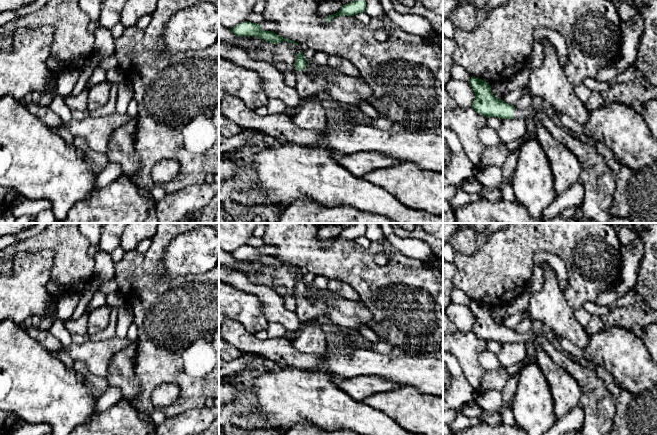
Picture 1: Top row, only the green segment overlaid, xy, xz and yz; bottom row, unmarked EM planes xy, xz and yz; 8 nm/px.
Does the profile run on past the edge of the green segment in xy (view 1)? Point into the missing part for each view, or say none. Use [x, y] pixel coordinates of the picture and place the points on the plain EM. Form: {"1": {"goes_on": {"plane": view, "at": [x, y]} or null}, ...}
{"1": {"goes_on": null}}

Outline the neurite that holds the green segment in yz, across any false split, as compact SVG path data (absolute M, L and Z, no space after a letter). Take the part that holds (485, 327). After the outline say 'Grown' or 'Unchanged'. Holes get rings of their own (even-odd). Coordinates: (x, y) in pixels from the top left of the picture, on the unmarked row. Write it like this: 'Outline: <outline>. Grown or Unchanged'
Outline: M472 300L469 308L475 317L472 332L477 337L487 342L529 343L534 348L537 364L544 373L552 391L554 414L557 420L579 405L581 400L580 385L539 346L535 334L531 330L517 334L514 329L509 329L503 324L497 323L491 316L491 310L482 303Z. Grown

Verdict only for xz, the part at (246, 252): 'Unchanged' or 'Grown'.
Unchanged

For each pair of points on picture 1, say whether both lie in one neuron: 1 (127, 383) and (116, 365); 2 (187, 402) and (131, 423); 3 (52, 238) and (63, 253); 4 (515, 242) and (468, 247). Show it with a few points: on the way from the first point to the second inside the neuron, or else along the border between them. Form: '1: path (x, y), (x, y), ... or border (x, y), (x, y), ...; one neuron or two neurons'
1: path (126, 379), (121, 374), (120, 369); one neuron
2: border (128, 401), (139, 411); two neurons
3: path (56, 242), (63, 249); one neuron
4: border (492, 233), (488, 240), (473, 255), (460, 253); two neurons

